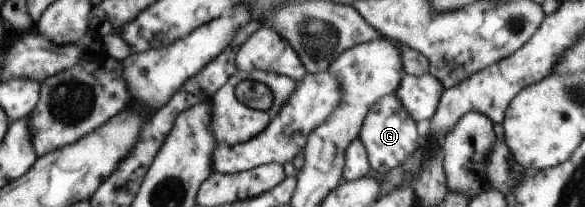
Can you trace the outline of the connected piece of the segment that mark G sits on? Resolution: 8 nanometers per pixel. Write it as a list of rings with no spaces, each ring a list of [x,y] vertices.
[[[395,94],[381,97],[371,106],[358,138],[365,145],[371,168],[379,174],[387,174],[392,168],[398,167],[421,144],[416,122]]]

